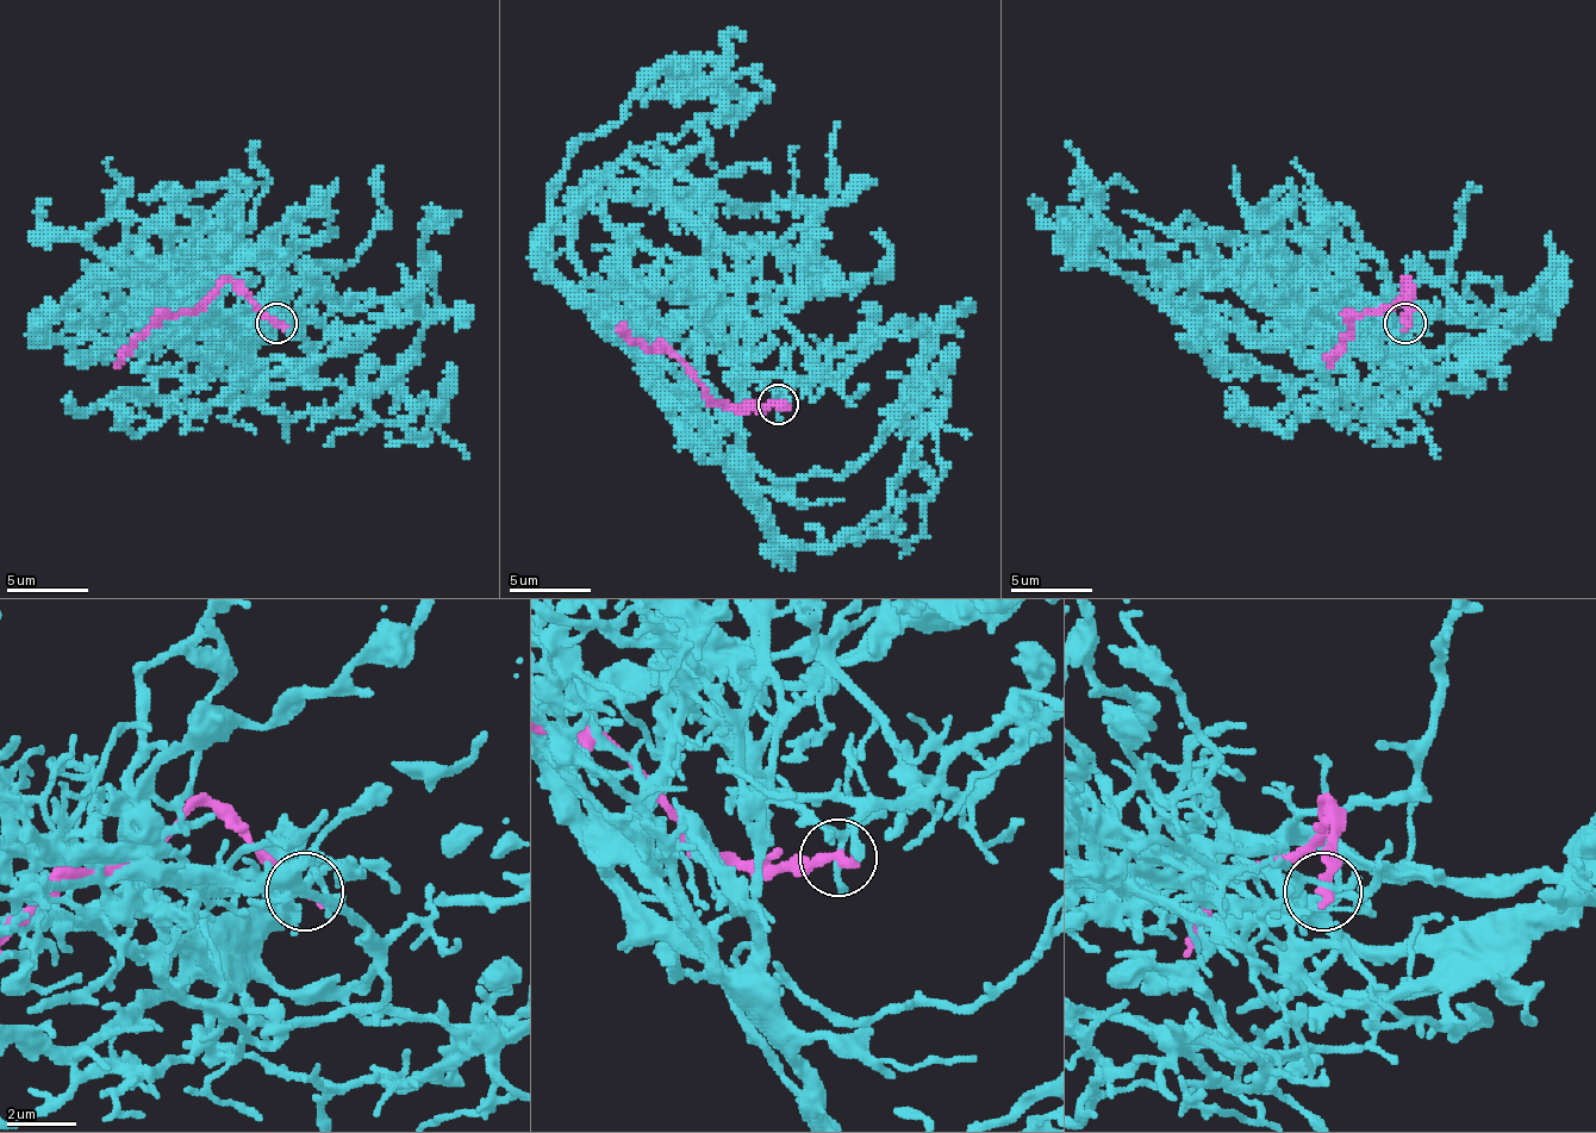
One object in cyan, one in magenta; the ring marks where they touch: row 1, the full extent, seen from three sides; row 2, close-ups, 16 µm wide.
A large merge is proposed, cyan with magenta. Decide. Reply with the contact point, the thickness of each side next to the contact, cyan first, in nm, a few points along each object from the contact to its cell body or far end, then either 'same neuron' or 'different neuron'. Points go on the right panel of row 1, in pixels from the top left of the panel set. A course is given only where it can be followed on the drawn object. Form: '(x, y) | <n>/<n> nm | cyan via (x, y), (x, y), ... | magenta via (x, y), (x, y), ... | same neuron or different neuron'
(1406, 323) | 190/320 nm | cyan via (1407, 322), (1348, 313), (1402, 298), (1459, 318), (1538, 318), (1546, 330), (1410, 310), (1340, 211), (1316, 228) | magenta via (1407, 322), (1407, 281), (1390, 306), (1353, 313), (1353, 335), (1328, 367) | different neuron

